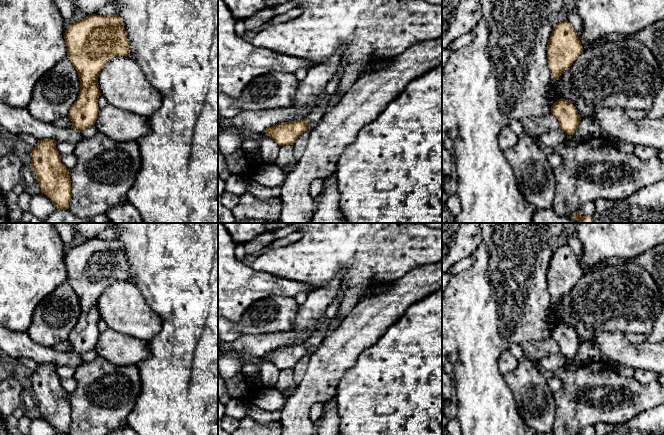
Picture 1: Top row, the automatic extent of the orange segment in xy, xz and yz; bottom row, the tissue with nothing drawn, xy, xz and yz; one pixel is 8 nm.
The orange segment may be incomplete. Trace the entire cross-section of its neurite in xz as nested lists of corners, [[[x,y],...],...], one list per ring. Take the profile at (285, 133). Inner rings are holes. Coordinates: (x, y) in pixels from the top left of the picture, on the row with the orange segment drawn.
[[[306,118],[296,121],[282,122],[267,128],[264,132],[279,146],[293,145],[296,139],[308,128]]]

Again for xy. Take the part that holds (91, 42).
[[[88,15],[73,22],[65,31],[67,58],[75,67],[80,80],[80,93],[70,108],[70,128],[83,130],[94,126],[101,96],[98,75],[115,56],[129,56],[129,41],[123,19],[115,15]]]

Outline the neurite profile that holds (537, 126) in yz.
[[[552,113],[540,117],[525,118],[521,122],[525,133],[536,136],[560,128],[559,120]]]

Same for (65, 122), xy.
[[[67,116],[67,117],[58,119],[57,121],[53,123],[53,125],[57,127],[62,127],[62,128],[70,128],[72,126],[72,121]]]

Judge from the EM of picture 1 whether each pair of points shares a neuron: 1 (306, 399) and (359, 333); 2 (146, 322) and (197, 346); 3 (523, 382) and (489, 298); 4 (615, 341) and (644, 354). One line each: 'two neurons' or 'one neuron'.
1: one neuron
2: two neurons
3: two neurons
4: one neuron

